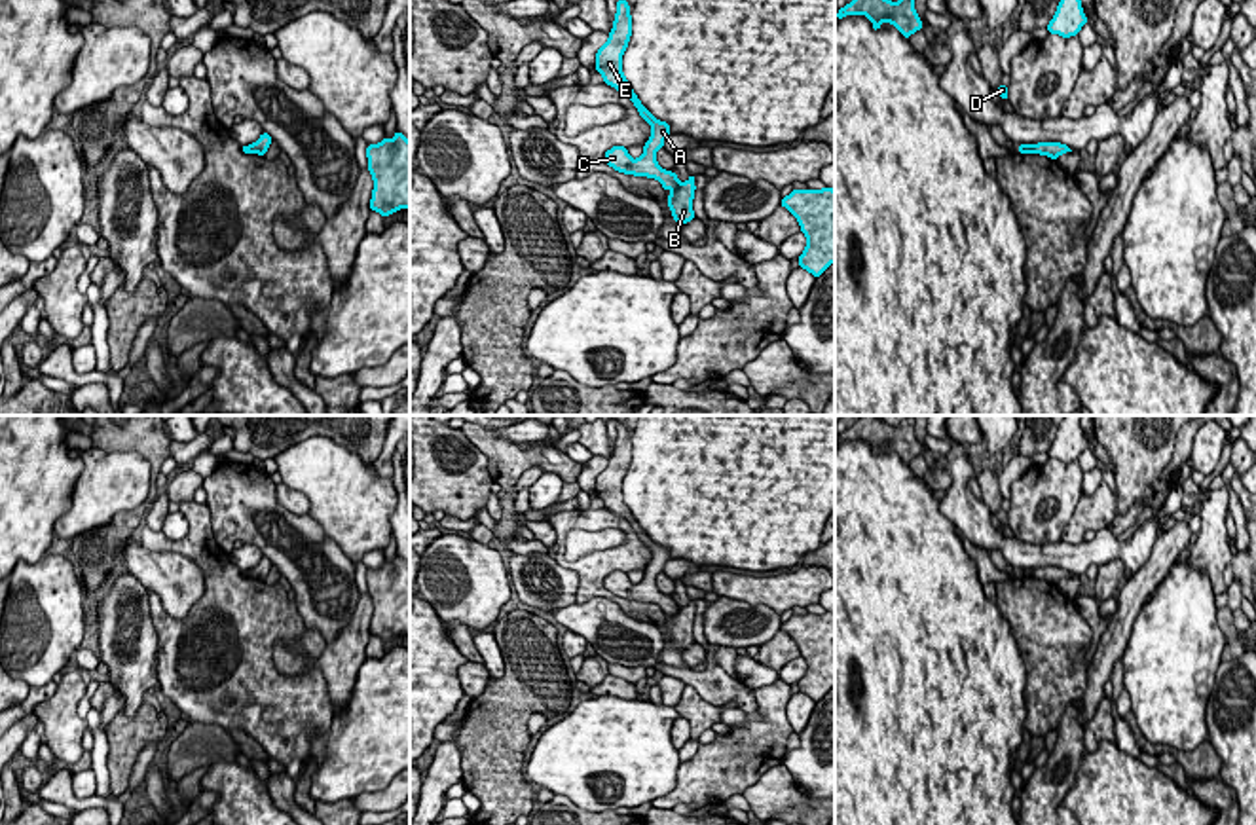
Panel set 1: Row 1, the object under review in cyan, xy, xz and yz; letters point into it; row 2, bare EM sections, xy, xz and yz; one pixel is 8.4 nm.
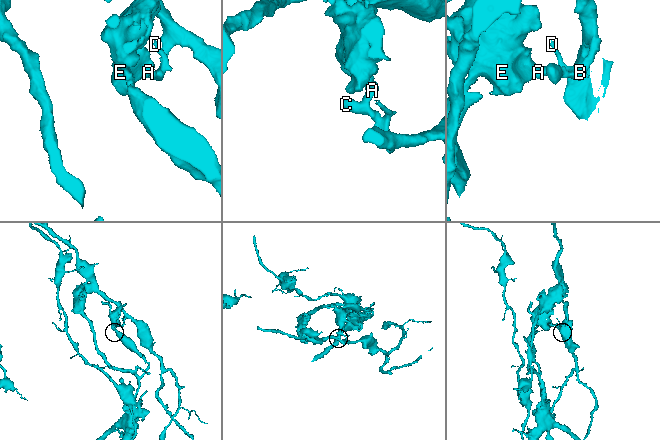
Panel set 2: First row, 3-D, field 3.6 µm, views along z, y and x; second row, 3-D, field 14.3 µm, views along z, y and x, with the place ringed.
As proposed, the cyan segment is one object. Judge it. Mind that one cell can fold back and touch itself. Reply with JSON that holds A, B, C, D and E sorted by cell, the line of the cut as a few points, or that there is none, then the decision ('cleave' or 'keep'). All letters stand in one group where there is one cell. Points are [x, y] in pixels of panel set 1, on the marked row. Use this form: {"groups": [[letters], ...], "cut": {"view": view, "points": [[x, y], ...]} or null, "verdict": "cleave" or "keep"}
{"groups": [["A", "C", "E"], ["B", "D"]], "cut": {"view": "xz", "points": [[680, 184], [674, 190]]}, "verdict": "cleave"}

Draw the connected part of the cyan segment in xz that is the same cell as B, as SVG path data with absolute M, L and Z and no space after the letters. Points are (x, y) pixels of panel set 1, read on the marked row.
M694 174L689 176L687 182L681 182L670 195L668 207L672 216L679 224L687 224L694 220L693 199L694 199Z

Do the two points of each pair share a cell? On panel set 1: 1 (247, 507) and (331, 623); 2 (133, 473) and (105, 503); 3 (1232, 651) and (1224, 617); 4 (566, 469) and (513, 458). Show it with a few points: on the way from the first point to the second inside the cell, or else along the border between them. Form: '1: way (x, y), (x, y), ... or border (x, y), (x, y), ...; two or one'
1: way (276, 535), (325, 585), (327, 594); one
2: way (126, 480), (110, 495); one
3: way (1232, 643), (1226, 624); one
4: way (553, 459), (526, 458); one

